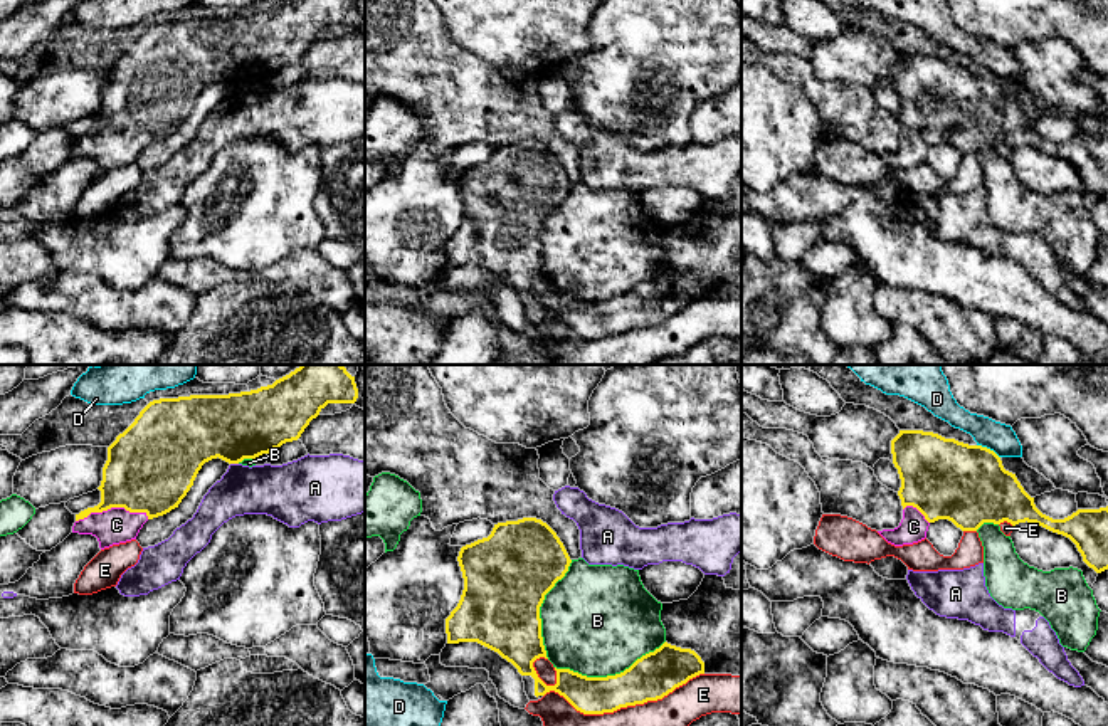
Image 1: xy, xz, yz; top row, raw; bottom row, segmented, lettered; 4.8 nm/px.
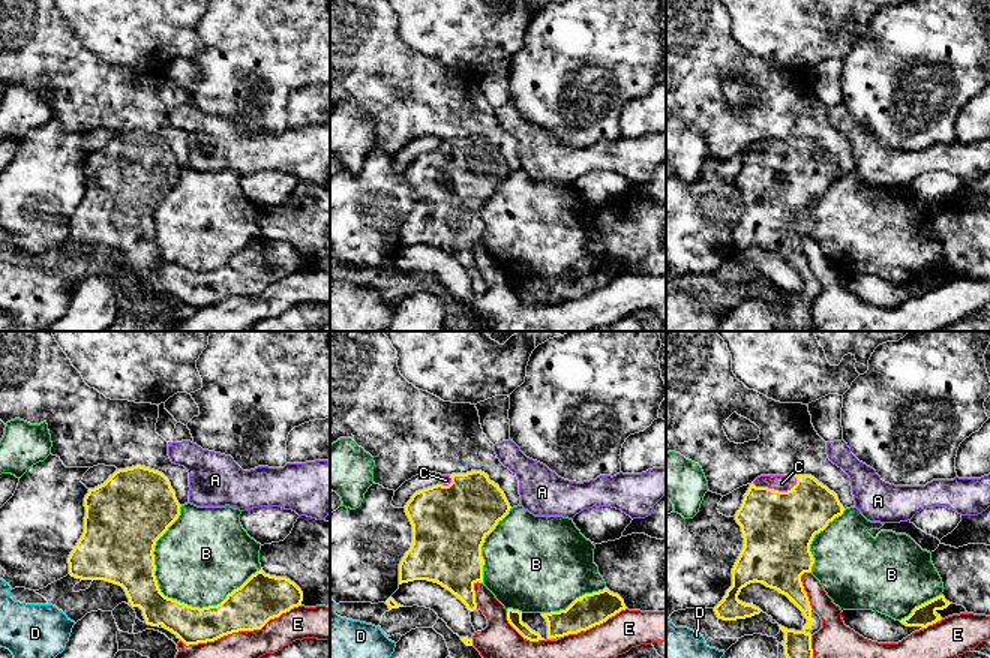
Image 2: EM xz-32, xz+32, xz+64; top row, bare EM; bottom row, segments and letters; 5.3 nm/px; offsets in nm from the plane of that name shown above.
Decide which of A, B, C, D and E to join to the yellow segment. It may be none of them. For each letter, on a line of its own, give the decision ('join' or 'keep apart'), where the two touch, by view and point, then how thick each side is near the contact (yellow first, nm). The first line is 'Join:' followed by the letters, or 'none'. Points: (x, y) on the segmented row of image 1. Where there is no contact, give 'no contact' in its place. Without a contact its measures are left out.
Join: C
A: keep apart; contact xy (234, 462); calibres 320 and 240 nm
B: keep apart; contact xz (609, 676); calibres 220 and 480 nm
C: join; contact xy (111, 506); calibres 420 and 170 nm
D: keep apart; contact yz (989, 449); calibres 380 and 140 nm
E: keep apart; contact xz (622, 706); calibres 220 and 160 nm

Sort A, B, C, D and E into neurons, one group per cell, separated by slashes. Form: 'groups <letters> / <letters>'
groups A / B / C / D / E

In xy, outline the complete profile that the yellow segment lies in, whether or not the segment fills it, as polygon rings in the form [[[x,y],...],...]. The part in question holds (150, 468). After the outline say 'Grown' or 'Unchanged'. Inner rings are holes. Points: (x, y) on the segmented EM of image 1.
[[[301,365],[272,385],[251,392],[229,395],[190,395],[160,398],[150,402],[135,422],[108,447],[108,460],[103,467],[101,502],[76,514],[72,533],[92,534],[99,548],[136,539],[148,519],[163,516],[178,508],[187,496],[202,466],[212,459],[239,464],[279,449],[286,442],[298,440],[304,429],[328,403],[355,403],[358,388],[343,365]]]. Grown

